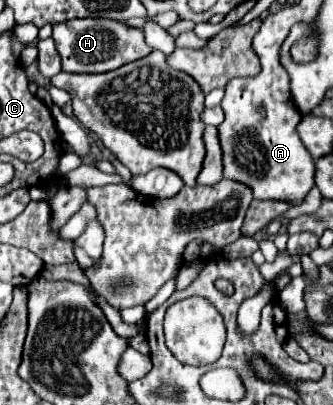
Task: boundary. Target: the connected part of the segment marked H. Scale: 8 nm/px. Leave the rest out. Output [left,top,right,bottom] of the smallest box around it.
[53,19,153,73]

